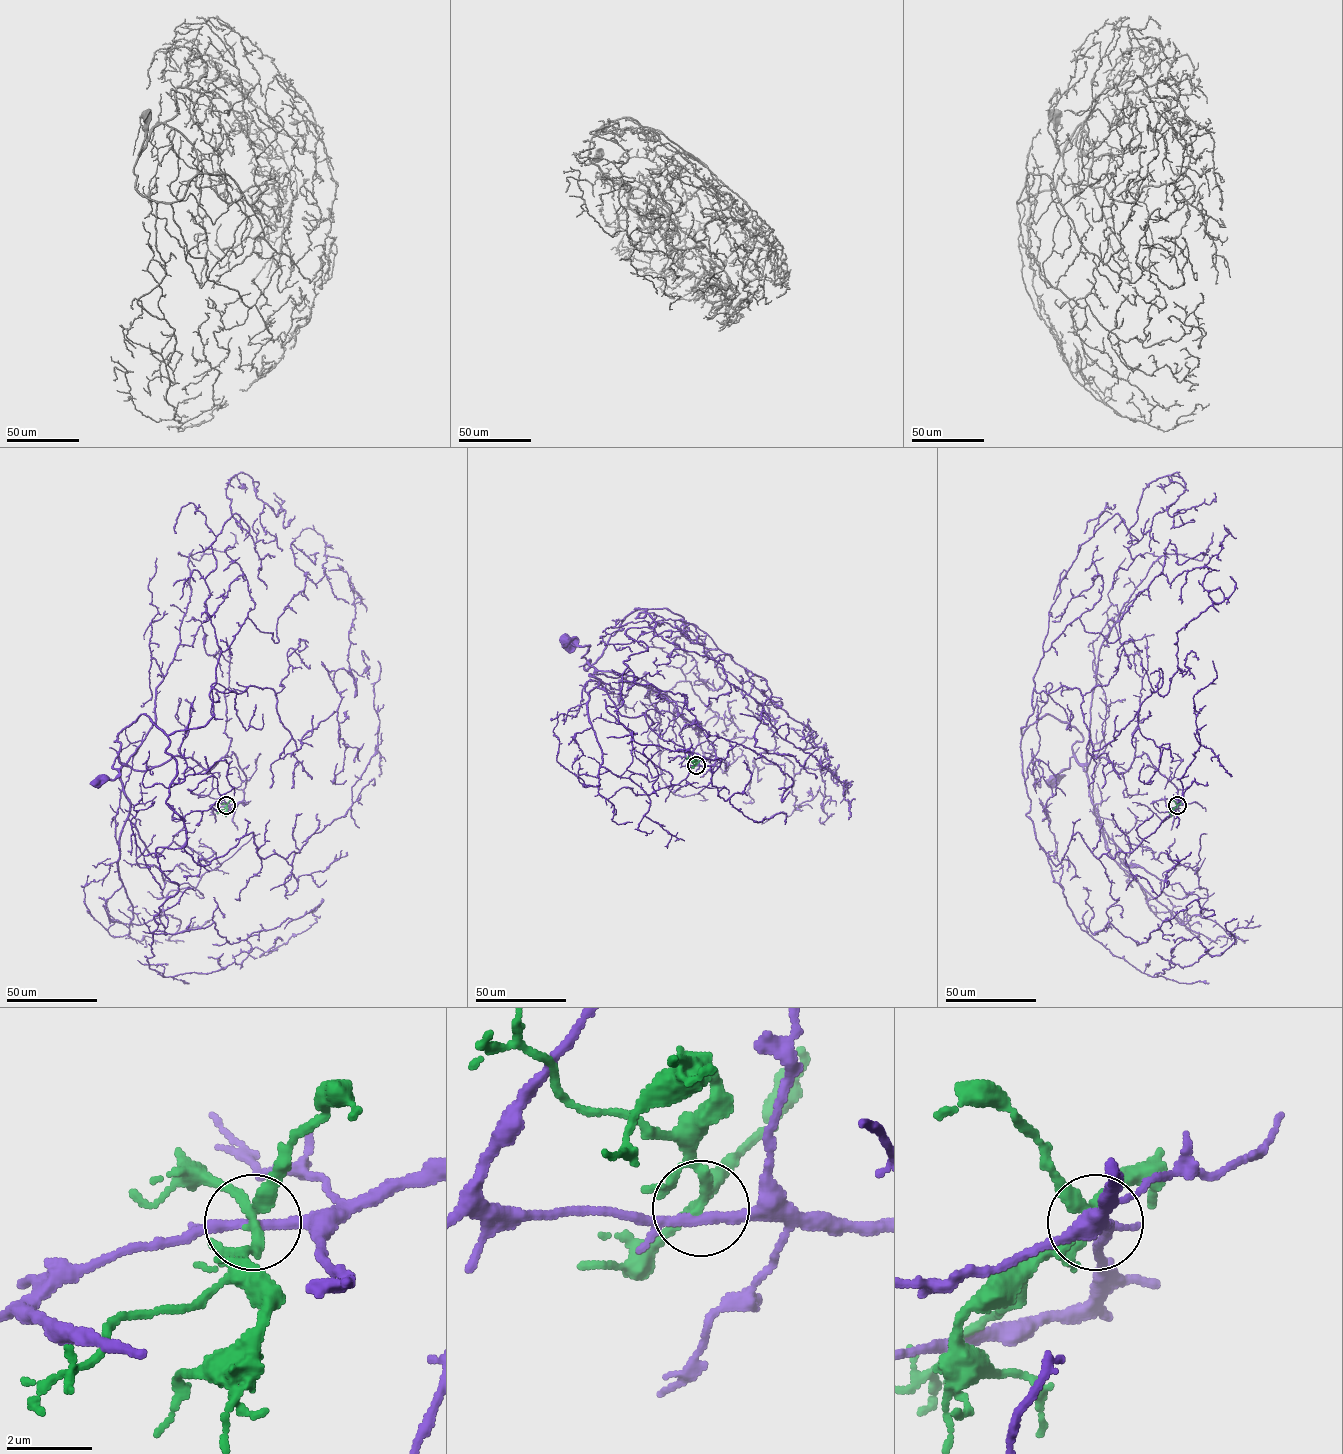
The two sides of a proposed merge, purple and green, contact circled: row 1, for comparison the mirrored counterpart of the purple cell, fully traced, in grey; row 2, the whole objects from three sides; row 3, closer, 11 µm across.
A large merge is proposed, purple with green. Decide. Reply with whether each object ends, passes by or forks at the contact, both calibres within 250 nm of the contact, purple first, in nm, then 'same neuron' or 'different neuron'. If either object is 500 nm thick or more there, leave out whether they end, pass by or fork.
purple passes by; green forks; calibres 240 and 240 nm; different neuron

